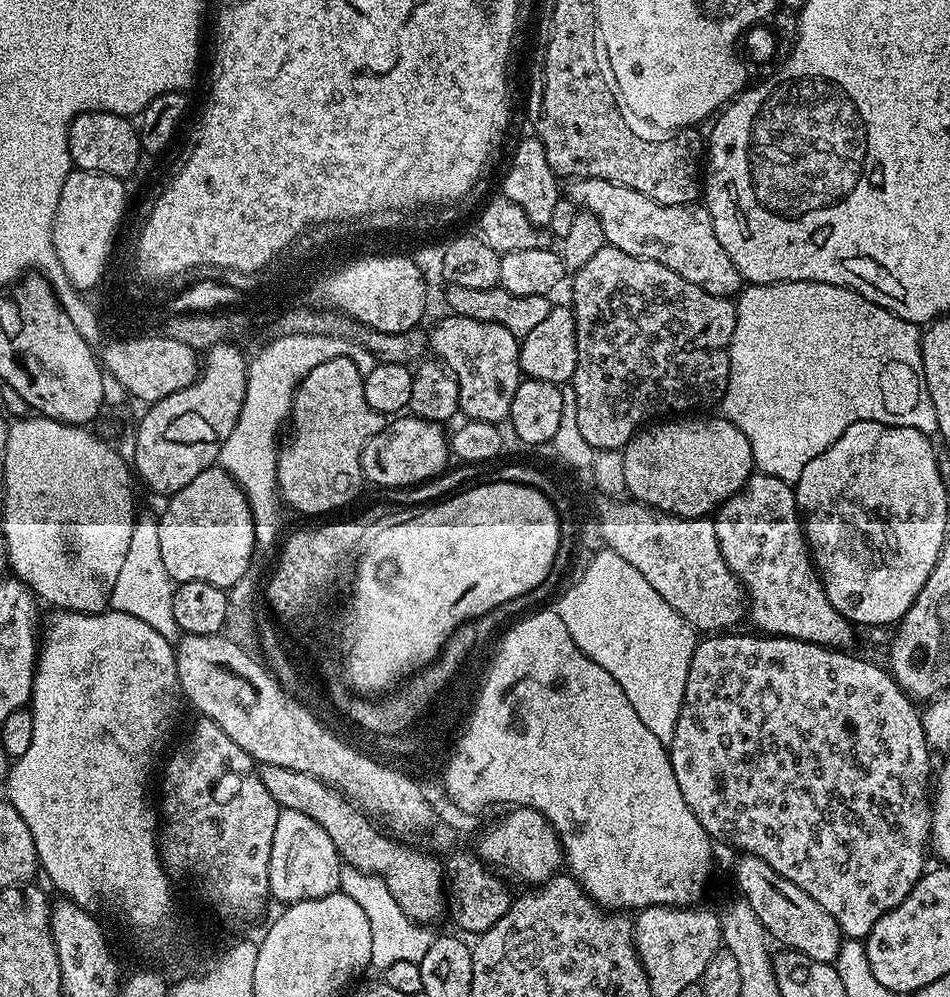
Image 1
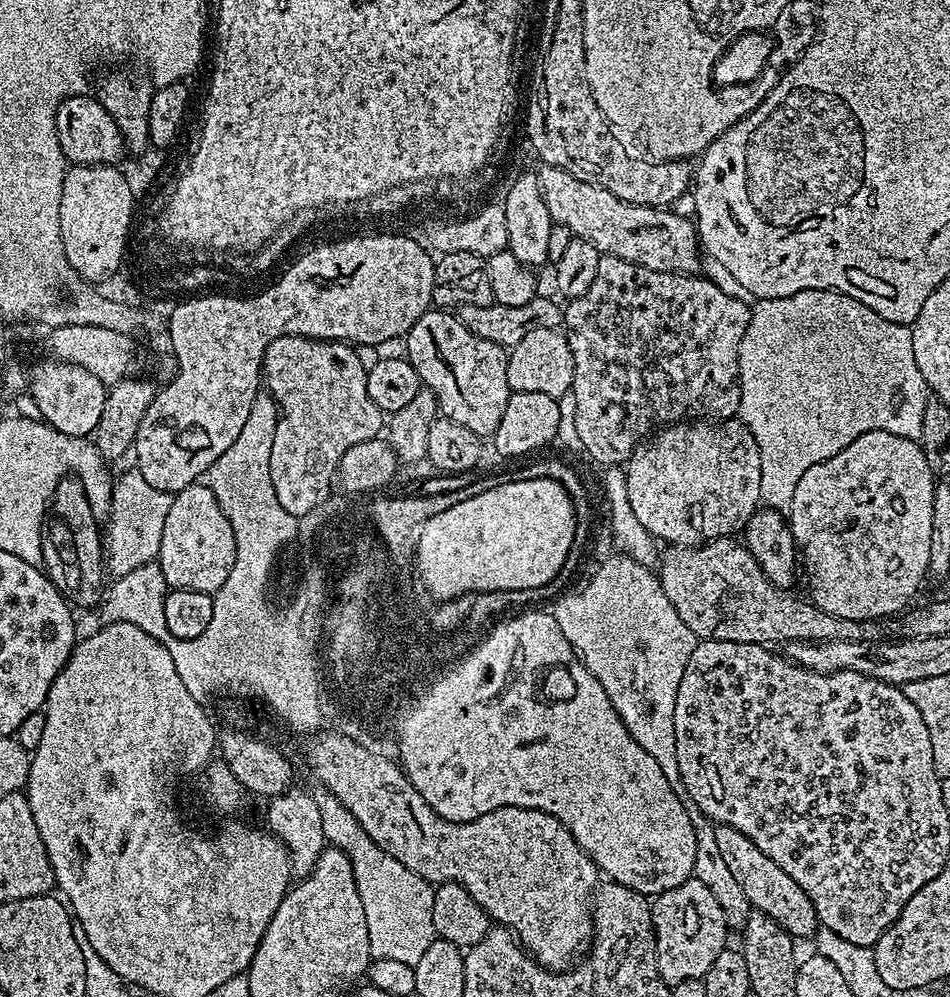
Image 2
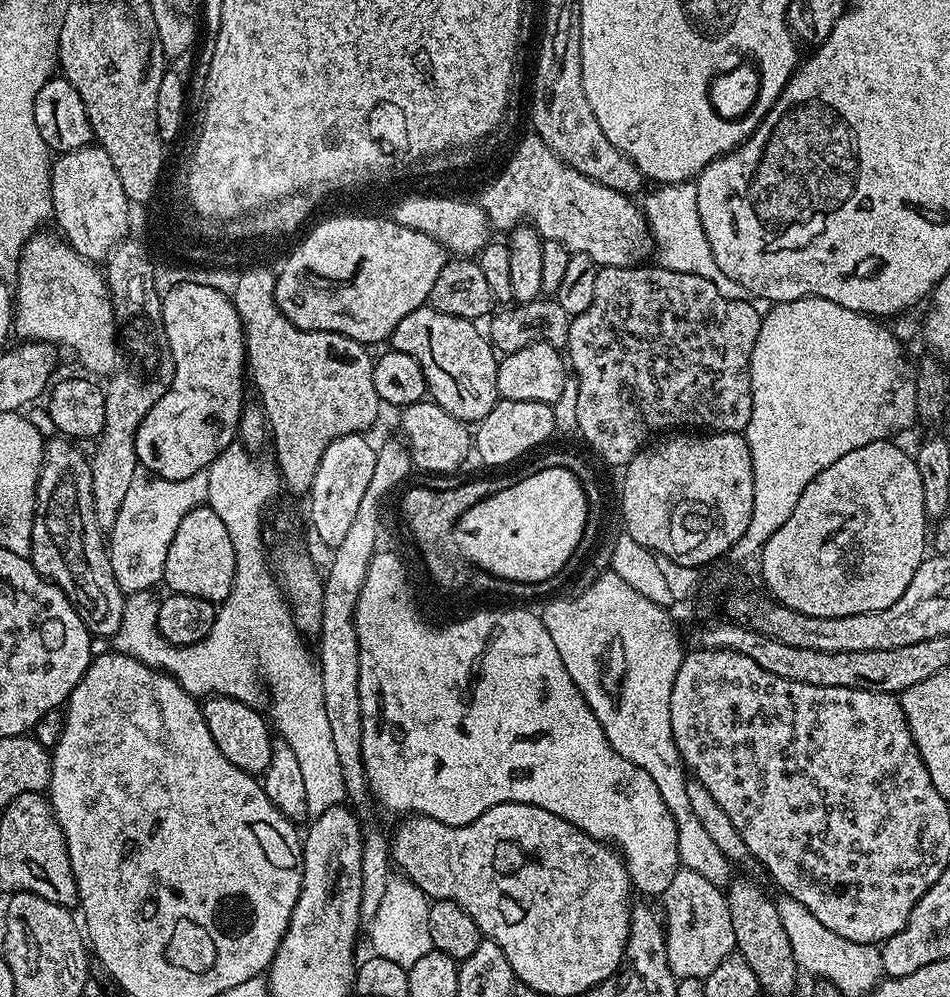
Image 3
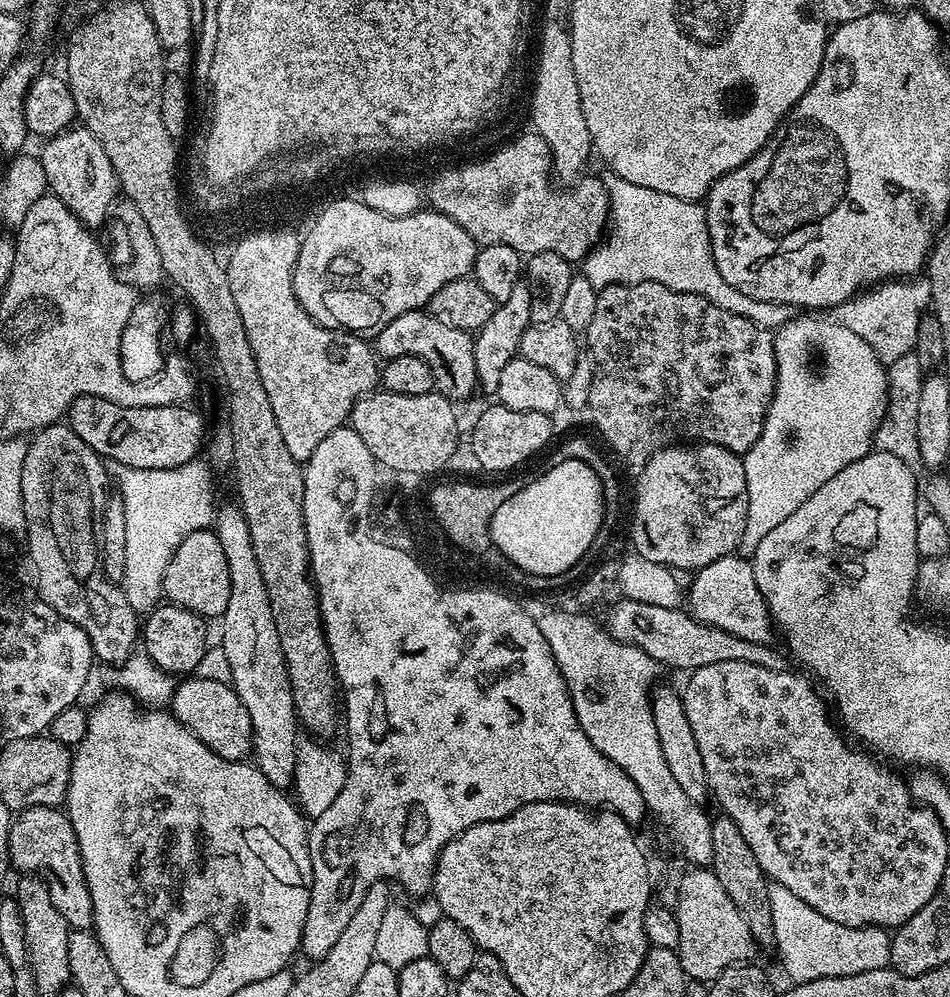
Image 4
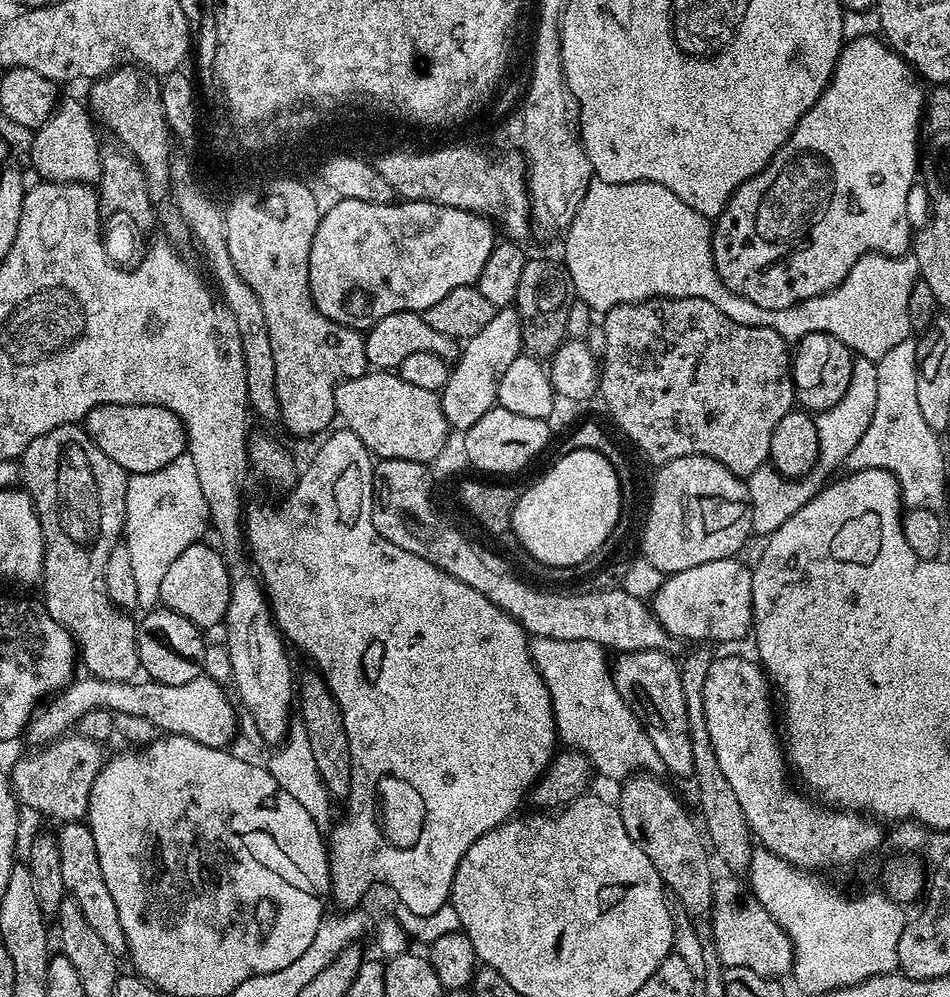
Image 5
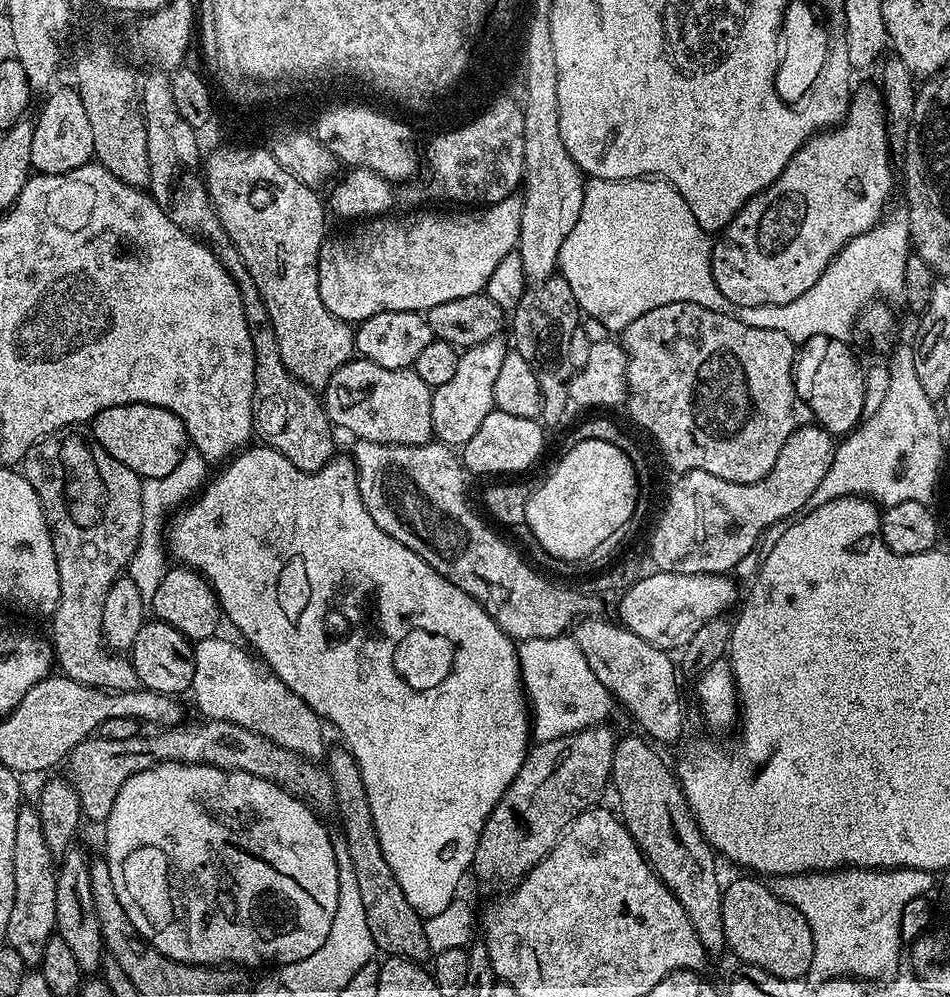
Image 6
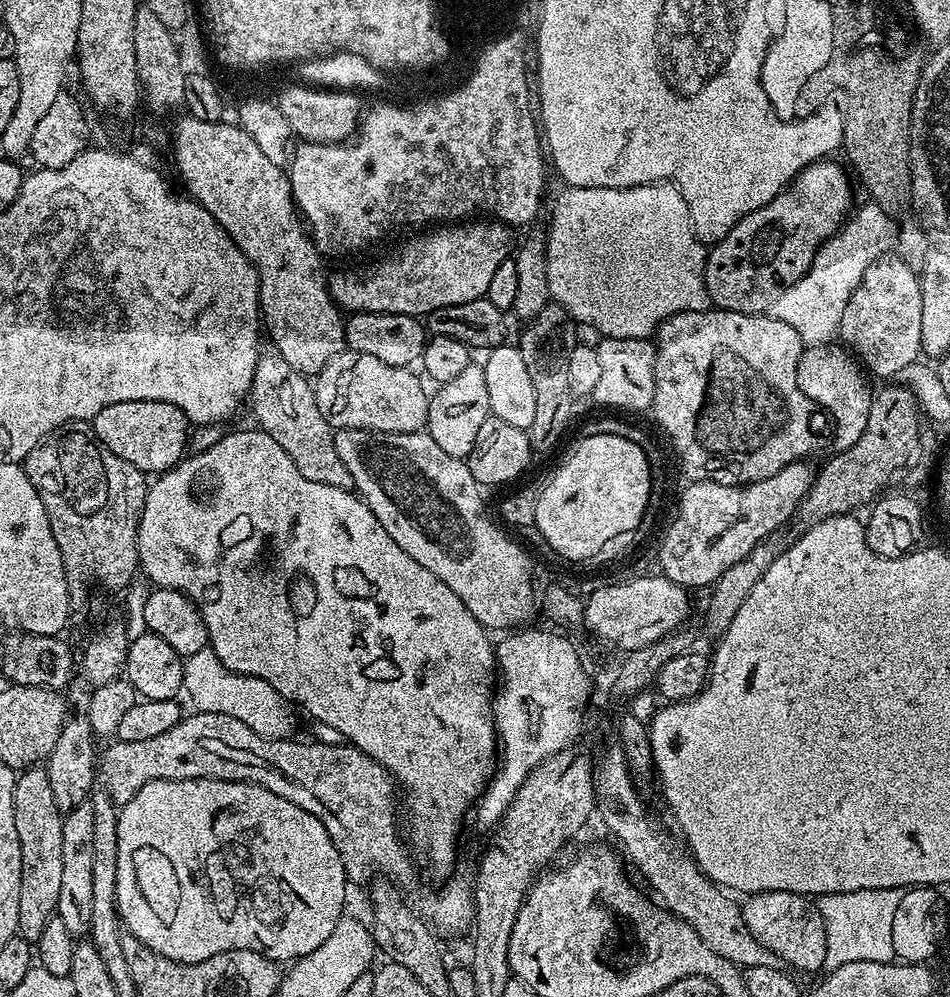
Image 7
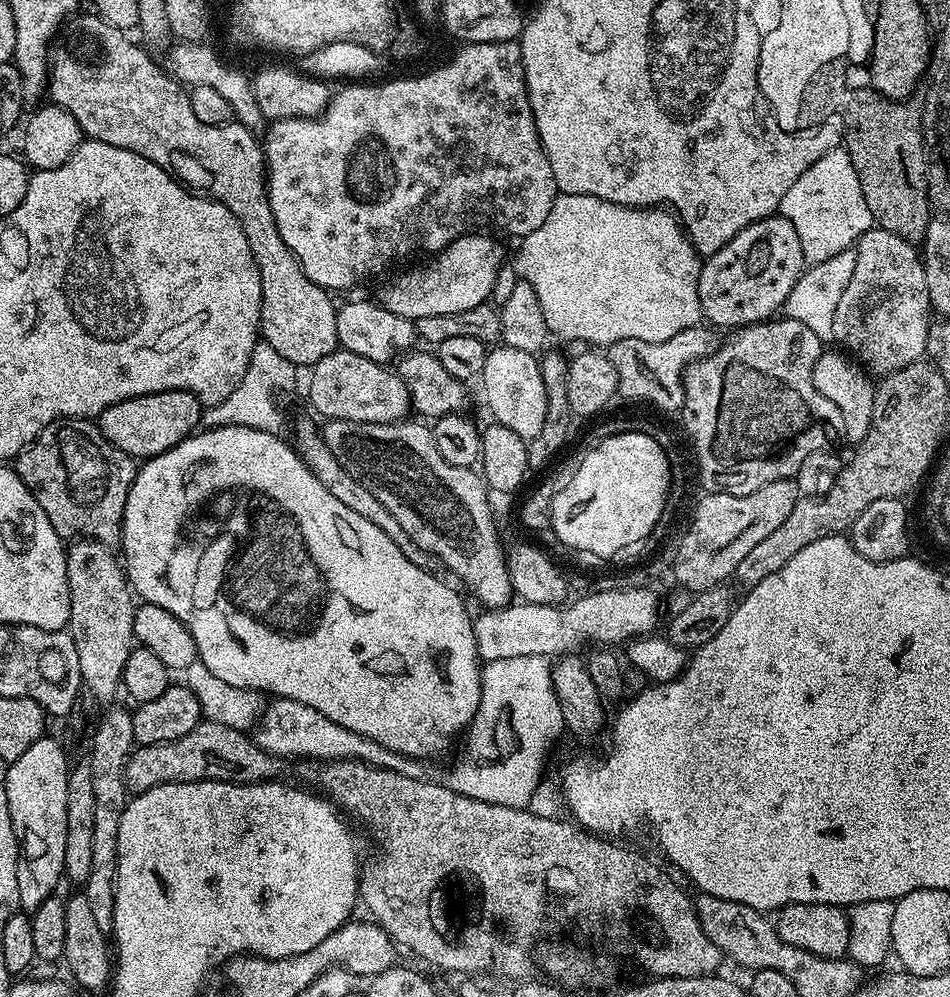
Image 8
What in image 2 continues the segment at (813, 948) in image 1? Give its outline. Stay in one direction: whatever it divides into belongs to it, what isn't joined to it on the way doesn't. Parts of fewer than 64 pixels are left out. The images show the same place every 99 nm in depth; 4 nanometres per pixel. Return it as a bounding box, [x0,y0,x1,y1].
[714,824,821,938]

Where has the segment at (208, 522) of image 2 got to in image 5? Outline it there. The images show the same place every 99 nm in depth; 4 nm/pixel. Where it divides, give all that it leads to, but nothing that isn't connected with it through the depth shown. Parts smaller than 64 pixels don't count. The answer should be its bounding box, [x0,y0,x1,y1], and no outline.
[159,542,230,630]

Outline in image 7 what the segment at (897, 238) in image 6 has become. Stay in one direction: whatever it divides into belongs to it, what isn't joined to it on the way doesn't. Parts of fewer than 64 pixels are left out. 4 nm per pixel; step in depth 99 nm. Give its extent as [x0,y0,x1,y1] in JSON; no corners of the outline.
[767,203,898,346]

